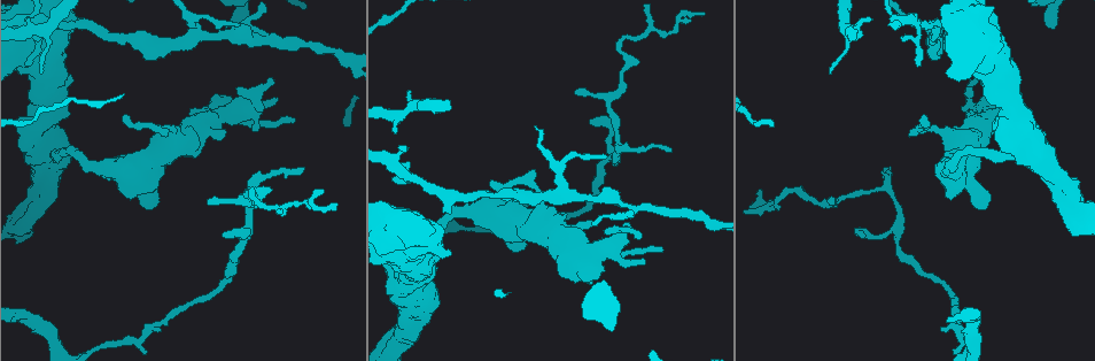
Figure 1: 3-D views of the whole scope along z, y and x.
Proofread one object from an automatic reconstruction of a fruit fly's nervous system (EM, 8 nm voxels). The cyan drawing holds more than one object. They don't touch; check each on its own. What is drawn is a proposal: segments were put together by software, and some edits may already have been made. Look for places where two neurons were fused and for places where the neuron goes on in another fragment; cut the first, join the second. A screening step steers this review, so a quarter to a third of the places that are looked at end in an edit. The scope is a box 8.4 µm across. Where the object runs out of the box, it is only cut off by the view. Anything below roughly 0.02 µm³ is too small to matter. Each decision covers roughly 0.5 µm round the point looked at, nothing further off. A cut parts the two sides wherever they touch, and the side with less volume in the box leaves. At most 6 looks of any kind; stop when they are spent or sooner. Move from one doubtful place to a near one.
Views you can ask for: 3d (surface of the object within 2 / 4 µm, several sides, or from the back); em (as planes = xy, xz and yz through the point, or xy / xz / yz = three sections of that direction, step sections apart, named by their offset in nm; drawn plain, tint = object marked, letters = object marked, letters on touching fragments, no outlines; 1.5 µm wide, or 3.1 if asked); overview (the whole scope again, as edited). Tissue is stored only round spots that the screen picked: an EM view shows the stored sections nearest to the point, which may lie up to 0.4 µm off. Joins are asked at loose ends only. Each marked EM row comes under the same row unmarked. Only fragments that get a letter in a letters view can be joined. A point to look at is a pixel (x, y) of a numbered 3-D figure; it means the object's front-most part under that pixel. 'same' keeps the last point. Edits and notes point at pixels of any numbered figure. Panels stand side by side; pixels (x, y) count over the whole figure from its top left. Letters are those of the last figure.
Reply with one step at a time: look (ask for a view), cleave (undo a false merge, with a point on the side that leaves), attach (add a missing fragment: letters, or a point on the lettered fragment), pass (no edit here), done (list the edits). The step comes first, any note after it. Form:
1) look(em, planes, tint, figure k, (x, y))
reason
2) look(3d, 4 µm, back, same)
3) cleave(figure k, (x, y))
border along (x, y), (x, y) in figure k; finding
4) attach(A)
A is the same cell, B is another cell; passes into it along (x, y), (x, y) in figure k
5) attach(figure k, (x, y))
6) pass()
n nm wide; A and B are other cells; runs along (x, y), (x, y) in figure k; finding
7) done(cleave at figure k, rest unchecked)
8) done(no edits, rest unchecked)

look(em, yz, step 4, tint, figure 1, (395, 182))
tapers out

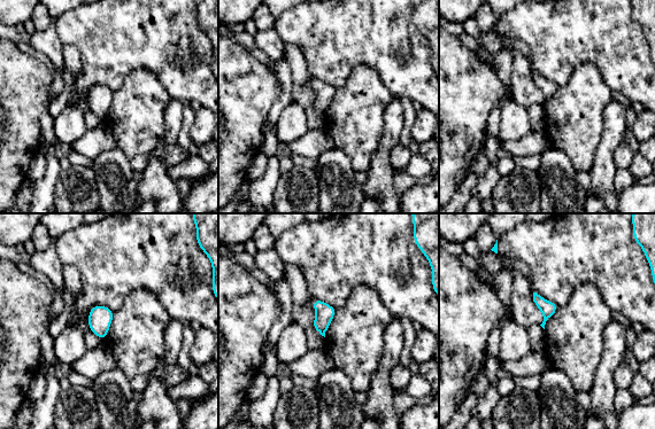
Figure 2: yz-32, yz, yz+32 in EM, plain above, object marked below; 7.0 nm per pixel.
look(em, planes, letters, same)

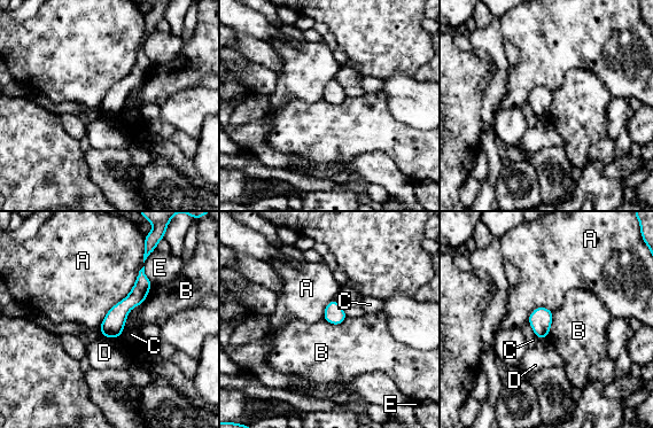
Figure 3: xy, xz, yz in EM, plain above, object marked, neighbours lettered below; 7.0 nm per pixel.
pass()
A, B, C, D and E are other cells; border along (553, 312), (551, 327), (545, 337) in figure 3; no lettered fragment goes on from it

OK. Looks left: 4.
look(3d, 2 µm, figure 1, (408, 91))
branch stops here

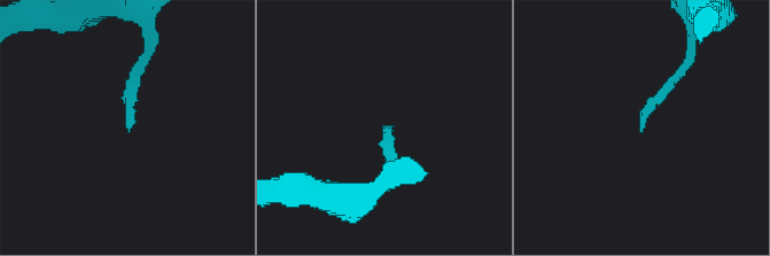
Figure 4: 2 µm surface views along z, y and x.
look(em, xz, step 4, tint, figure 4, (129, 130))

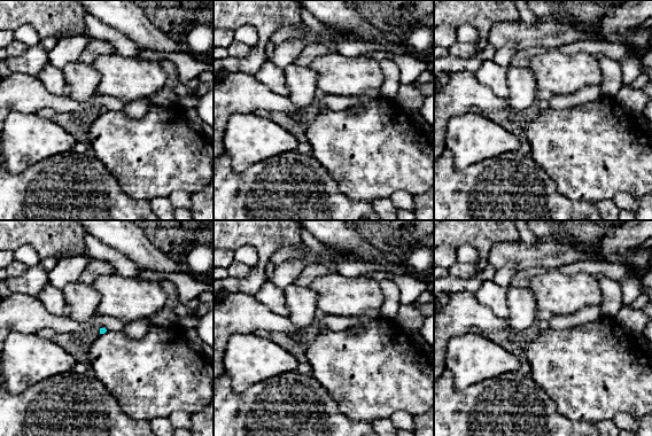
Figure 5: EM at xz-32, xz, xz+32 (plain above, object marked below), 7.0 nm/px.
look(em, yz, step 8, letters, same)

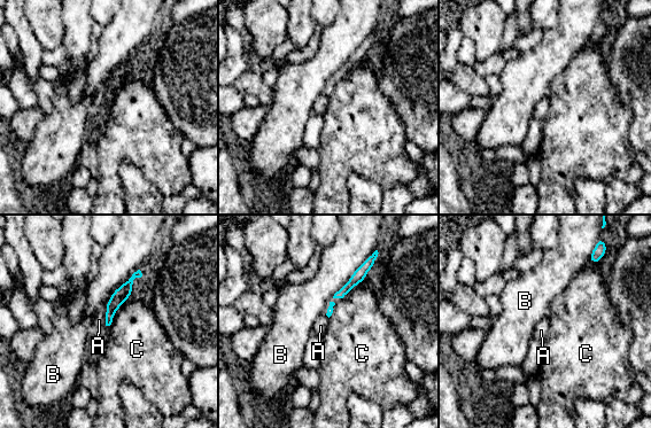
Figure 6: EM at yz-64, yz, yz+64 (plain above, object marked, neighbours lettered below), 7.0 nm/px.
pass()
A, B and C are other cells; runs along (138, 274), (113, 304), (108, 321) in figure 6; no lettered fragment goes on from it

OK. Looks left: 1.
look(em, planes, letters, figure 1, (644, 260))

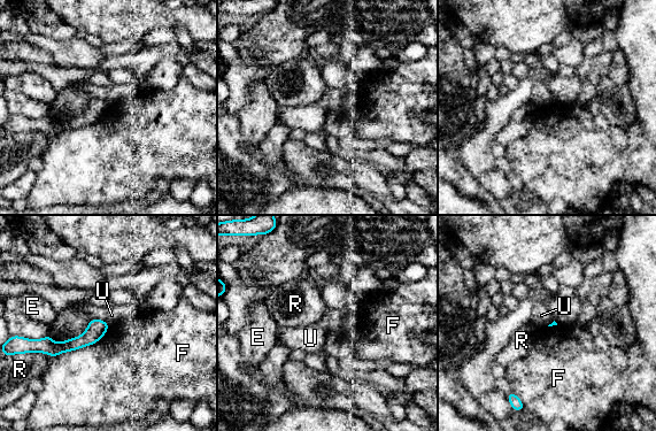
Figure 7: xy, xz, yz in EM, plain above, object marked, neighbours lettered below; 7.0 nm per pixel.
pass()
E, F, R and U are other cells; runs along (105, 325), (68, 346), (40, 343) in figure 7; none of them fits

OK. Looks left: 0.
done(no edits, rest unchecked)

